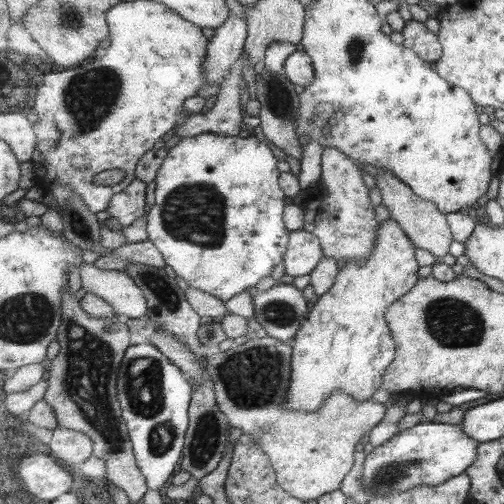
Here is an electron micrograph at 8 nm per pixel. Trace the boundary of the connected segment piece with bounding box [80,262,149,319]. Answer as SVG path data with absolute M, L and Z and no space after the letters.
M84 262L80 266L80 274L84 290L109 302L122 319L147 316L147 297L127 271L103 270Z

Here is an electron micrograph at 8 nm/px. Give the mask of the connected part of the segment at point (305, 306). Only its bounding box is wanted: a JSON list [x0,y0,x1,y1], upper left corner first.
[249,283,309,342]

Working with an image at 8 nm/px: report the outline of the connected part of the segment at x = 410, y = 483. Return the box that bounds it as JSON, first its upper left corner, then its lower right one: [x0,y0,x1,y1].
[361,421,480,497]

